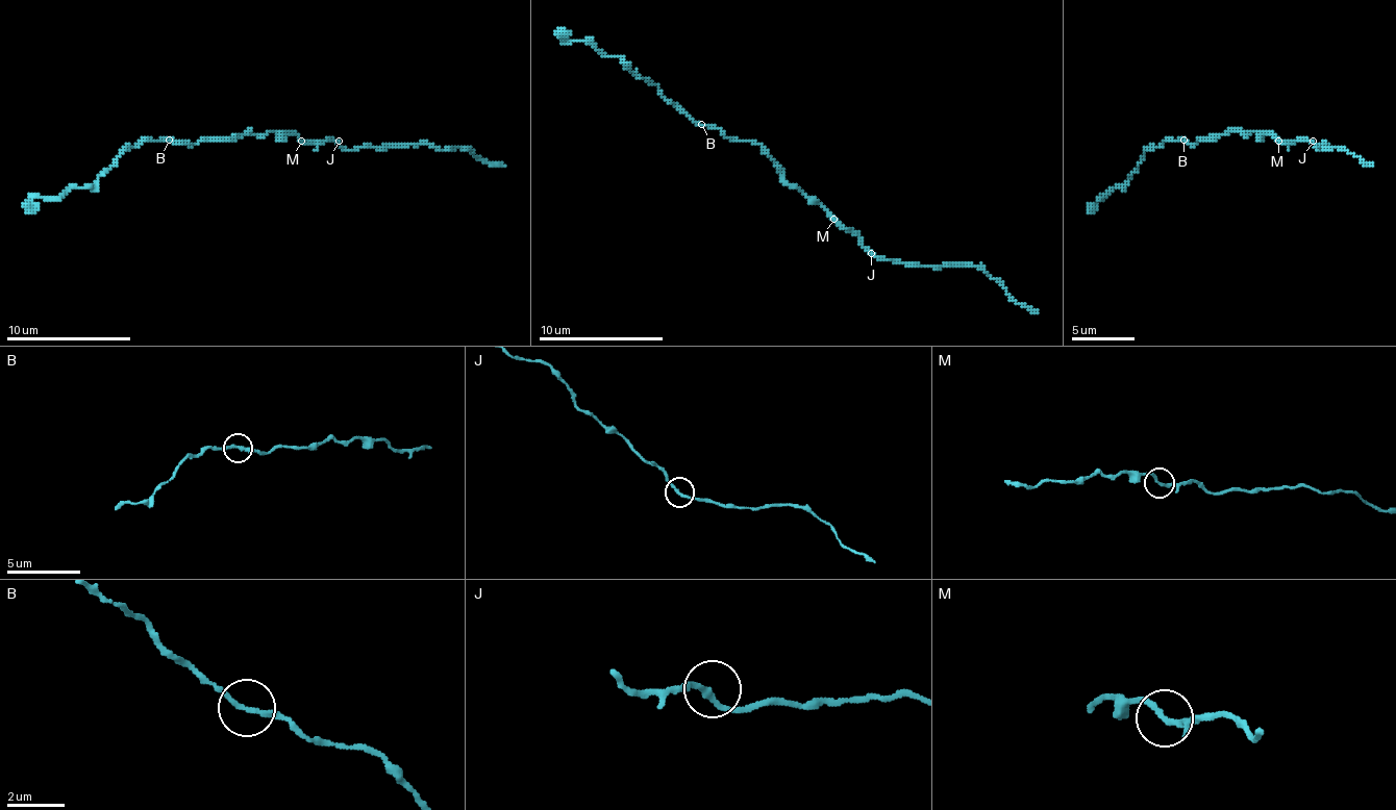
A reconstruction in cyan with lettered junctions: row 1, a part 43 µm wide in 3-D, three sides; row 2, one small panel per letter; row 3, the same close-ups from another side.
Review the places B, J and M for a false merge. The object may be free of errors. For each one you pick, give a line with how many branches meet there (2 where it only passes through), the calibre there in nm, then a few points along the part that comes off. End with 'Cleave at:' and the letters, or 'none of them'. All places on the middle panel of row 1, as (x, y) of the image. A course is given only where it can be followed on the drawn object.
Cleave at: none of them

